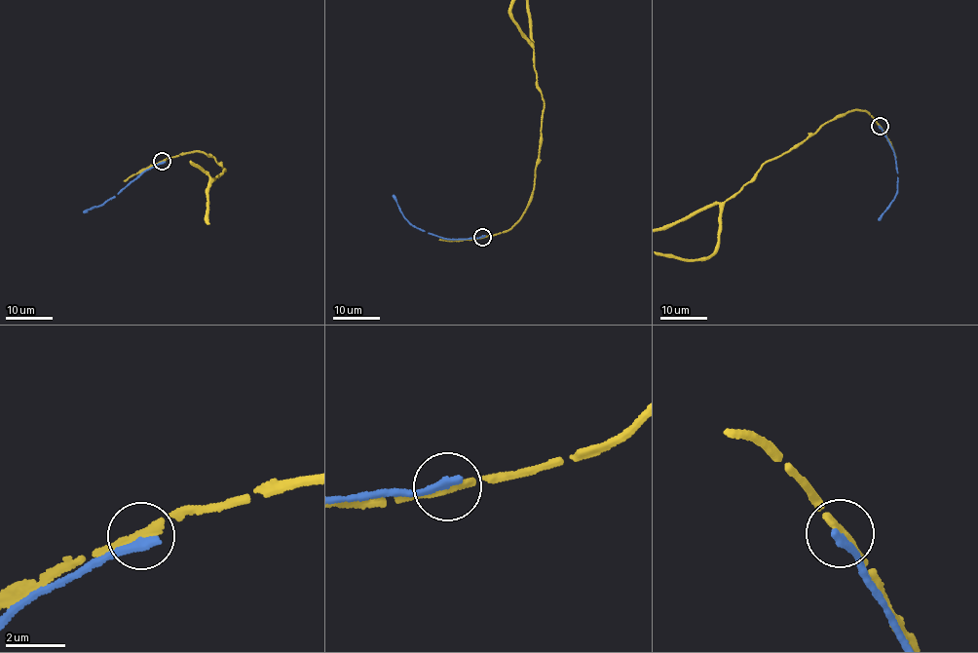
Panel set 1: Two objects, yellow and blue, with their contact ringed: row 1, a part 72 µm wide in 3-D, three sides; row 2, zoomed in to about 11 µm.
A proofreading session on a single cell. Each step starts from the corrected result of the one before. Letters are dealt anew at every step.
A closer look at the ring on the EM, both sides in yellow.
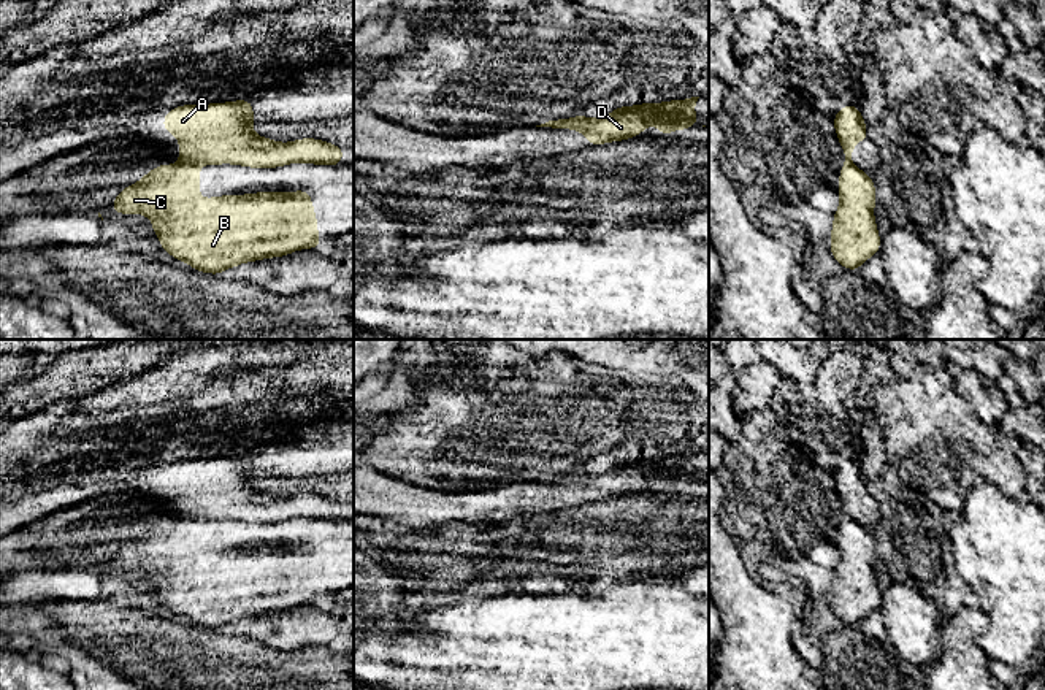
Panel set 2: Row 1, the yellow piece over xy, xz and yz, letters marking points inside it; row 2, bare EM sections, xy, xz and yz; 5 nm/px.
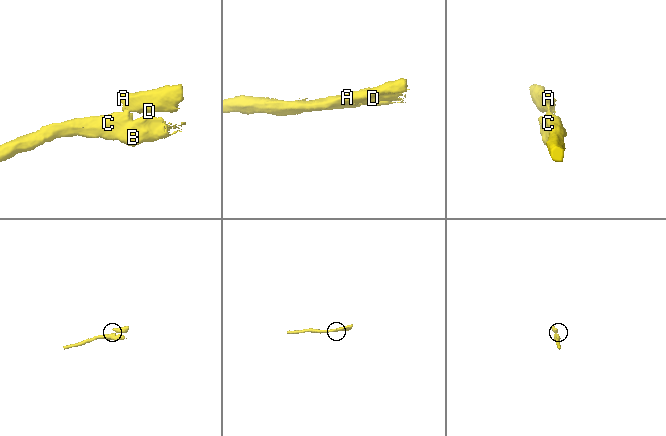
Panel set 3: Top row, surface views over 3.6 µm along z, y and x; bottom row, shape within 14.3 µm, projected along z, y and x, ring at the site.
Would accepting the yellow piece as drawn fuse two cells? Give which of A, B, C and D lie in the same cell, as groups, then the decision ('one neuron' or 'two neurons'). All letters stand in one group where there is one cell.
A D / B C; two neurons

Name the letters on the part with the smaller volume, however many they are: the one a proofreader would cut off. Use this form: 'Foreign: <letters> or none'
Foreign: A, D

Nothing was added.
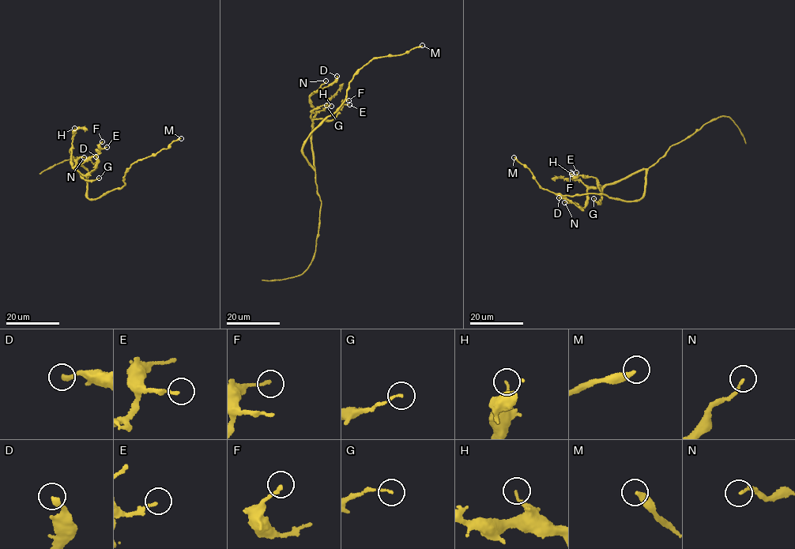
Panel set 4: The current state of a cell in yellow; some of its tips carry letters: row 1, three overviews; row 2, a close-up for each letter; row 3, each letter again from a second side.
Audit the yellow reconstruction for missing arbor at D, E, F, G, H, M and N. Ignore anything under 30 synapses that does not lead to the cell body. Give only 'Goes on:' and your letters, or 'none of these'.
Goes on: none of these

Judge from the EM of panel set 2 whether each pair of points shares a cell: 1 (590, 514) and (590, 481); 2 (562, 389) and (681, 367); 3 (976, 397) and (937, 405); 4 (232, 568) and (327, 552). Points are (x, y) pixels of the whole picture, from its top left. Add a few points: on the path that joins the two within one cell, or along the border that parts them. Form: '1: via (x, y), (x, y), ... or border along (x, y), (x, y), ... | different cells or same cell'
1: border along (627, 494), (584, 500), (554, 509) | different cells
2: border along (584, 360), (611, 368), (619, 375) | different cells
3: border along (952, 381), (956, 392), (985, 424) | different cells
4: via (256, 568), (303, 568) | same cell

